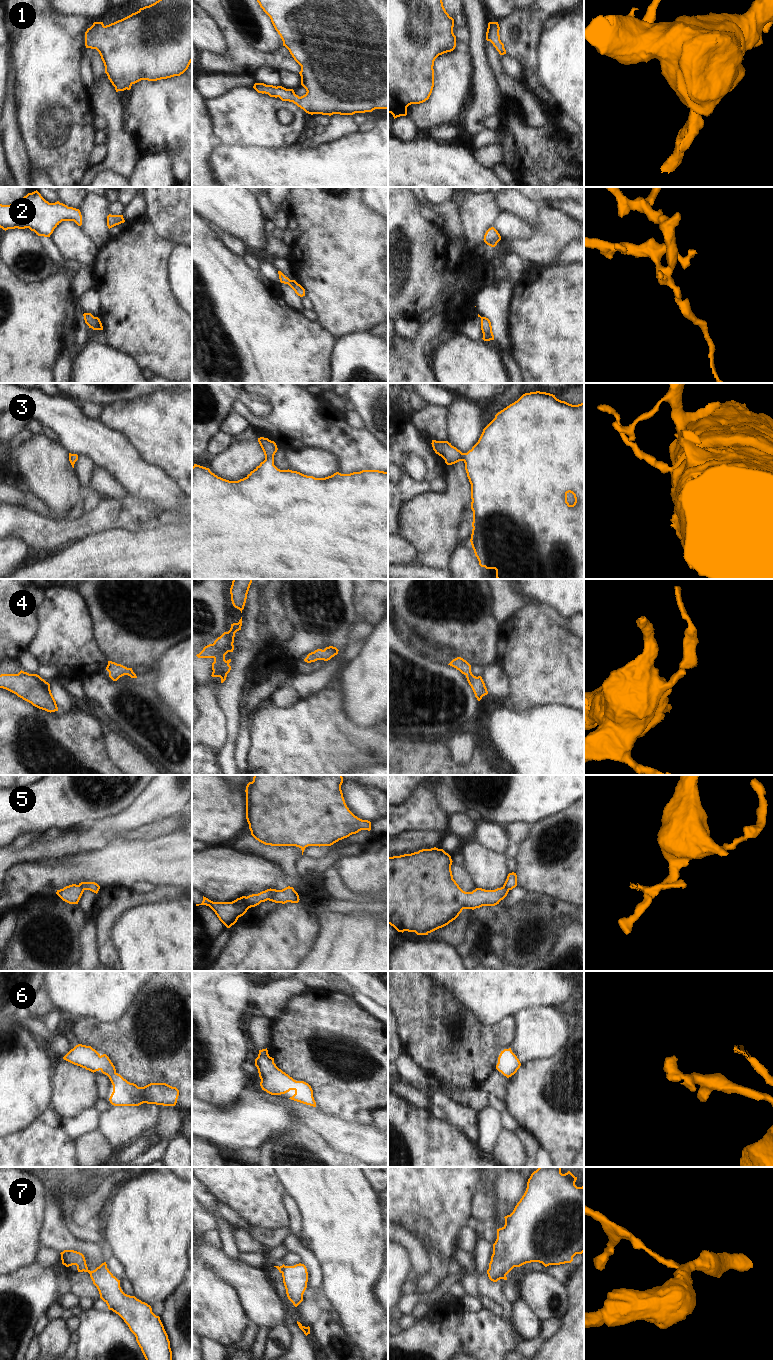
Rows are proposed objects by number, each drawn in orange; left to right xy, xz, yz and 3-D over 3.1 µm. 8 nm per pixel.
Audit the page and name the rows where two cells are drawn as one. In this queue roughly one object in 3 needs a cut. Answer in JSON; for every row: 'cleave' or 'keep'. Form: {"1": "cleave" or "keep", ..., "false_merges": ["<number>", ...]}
{"1": "keep", "2": "keep", "3": "keep", "4": "keep", "5": "cleave", "6": "keep", "7": "cleave", "false_merges": ["5", "7"]}

